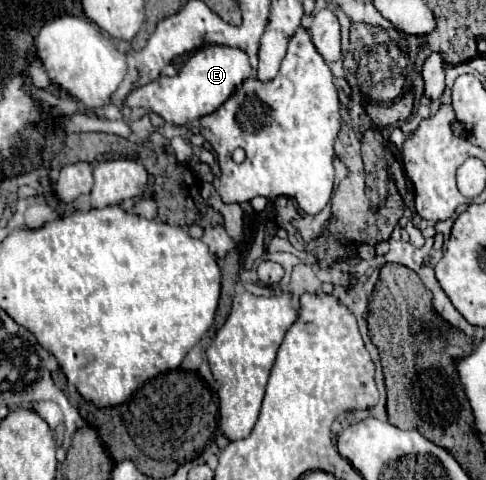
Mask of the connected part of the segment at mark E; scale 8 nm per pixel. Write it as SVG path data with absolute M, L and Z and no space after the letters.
M210 44L196 50L176 76L172 78L160 76L150 84L132 90L126 98L126 104L130 108L136 108L136 106L148 108L160 114L166 122L184 126L186 122L198 120L200 116L214 112L236 90L236 86L240 86L250 76L252 76L252 68L244 50Z

